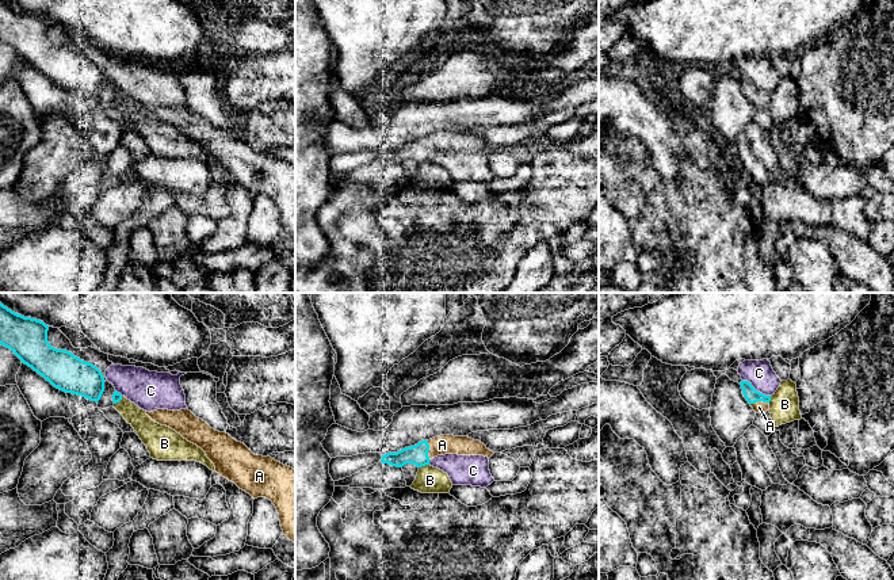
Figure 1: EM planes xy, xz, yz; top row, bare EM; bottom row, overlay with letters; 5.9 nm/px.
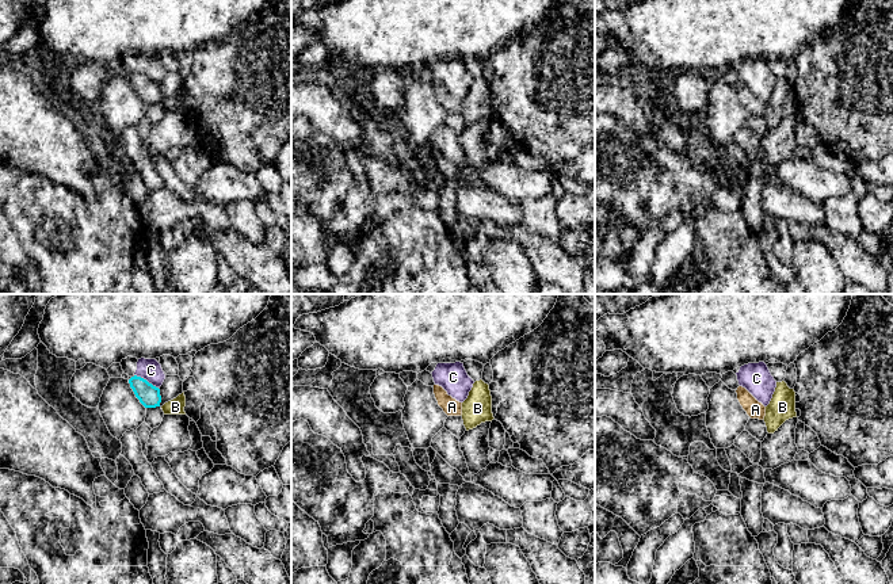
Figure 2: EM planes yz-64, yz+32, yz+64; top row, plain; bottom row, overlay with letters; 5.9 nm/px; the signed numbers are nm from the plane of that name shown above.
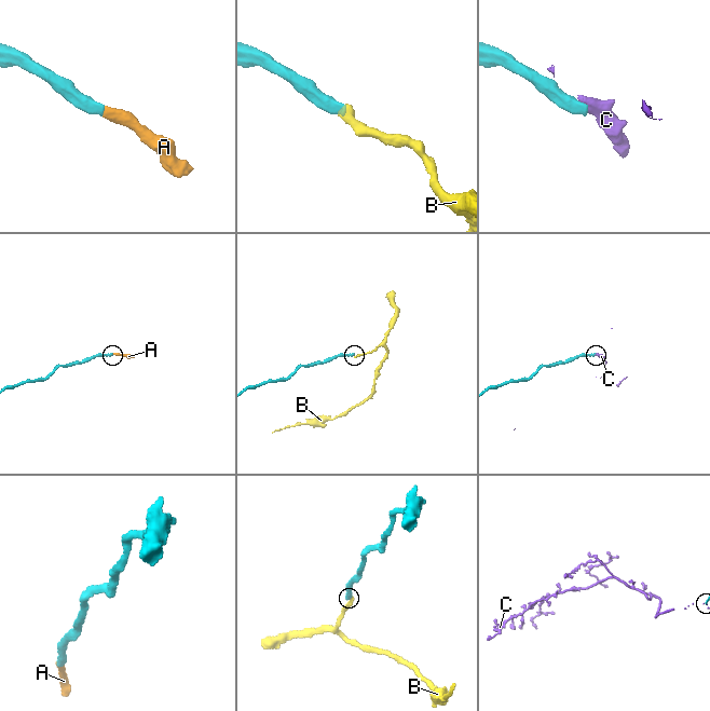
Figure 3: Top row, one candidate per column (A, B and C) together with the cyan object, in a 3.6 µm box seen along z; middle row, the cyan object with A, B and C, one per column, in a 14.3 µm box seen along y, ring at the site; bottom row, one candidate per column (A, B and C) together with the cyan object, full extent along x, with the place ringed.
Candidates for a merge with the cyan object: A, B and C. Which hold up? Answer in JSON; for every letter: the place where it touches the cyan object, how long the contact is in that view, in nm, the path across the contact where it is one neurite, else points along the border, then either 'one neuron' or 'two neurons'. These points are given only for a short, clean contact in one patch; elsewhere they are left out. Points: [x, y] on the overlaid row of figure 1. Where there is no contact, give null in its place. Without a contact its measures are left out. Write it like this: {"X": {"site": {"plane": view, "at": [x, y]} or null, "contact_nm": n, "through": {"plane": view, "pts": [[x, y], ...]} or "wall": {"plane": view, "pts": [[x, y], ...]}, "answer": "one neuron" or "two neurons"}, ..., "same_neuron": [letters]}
{"A": {"site": {"plane": "xz", "at": [428, 450]}, "contact_nm": 120, "through": {"plane": "xz", "pts": [[417, 454], [428, 450], [442, 445]]}, "answer": "one neuron"}, "B": {"site": {"plane": "xz", "at": [423, 465]}, "contact_nm": 70, "wall": {"plane": "xz", "pts": [[428, 464], [419, 468]]}, "answer": "two neurons"}, "C": {"site": {"plane": "yz", "at": [755, 389]}, "contact_nm": 190, "wall": {"plane": "yz", "pts": [[742, 380], [747, 380], [757, 390], [770, 396]]}, "answer": "two neurons"}, "same_neuron": ["A"]}

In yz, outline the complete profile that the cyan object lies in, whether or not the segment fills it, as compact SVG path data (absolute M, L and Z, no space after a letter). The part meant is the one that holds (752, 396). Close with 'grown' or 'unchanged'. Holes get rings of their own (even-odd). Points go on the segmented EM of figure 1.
M741 381L740 385L742 389L744 397L746 398L746 401L750 404L750 407L753 408L756 413L763 413L769 411L771 396L765 396L757 392L752 386L752 384L748 381Z | grown

